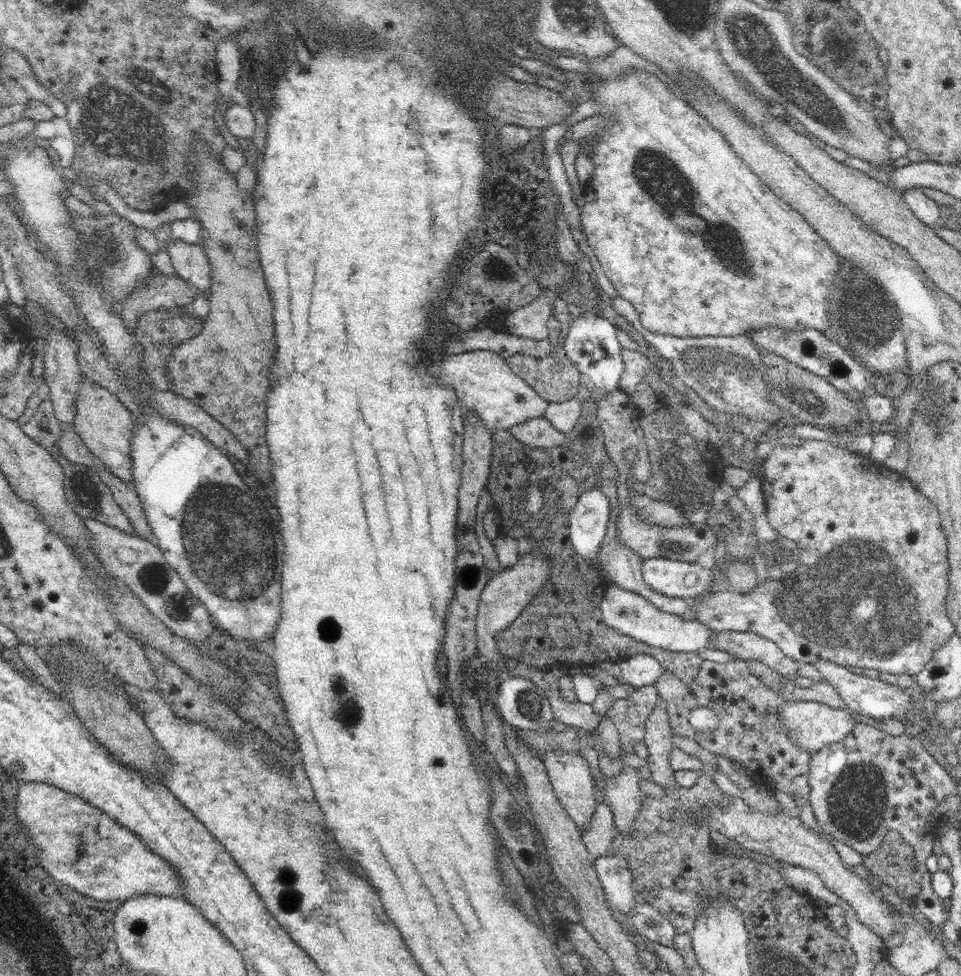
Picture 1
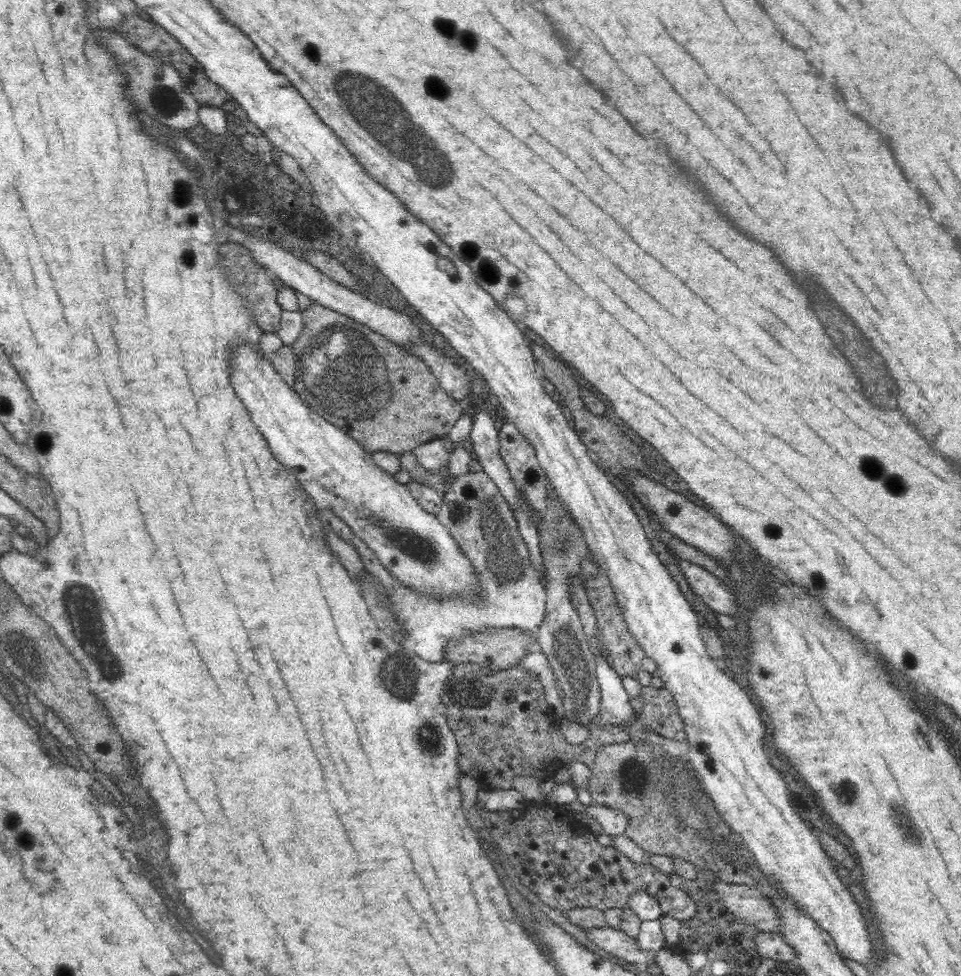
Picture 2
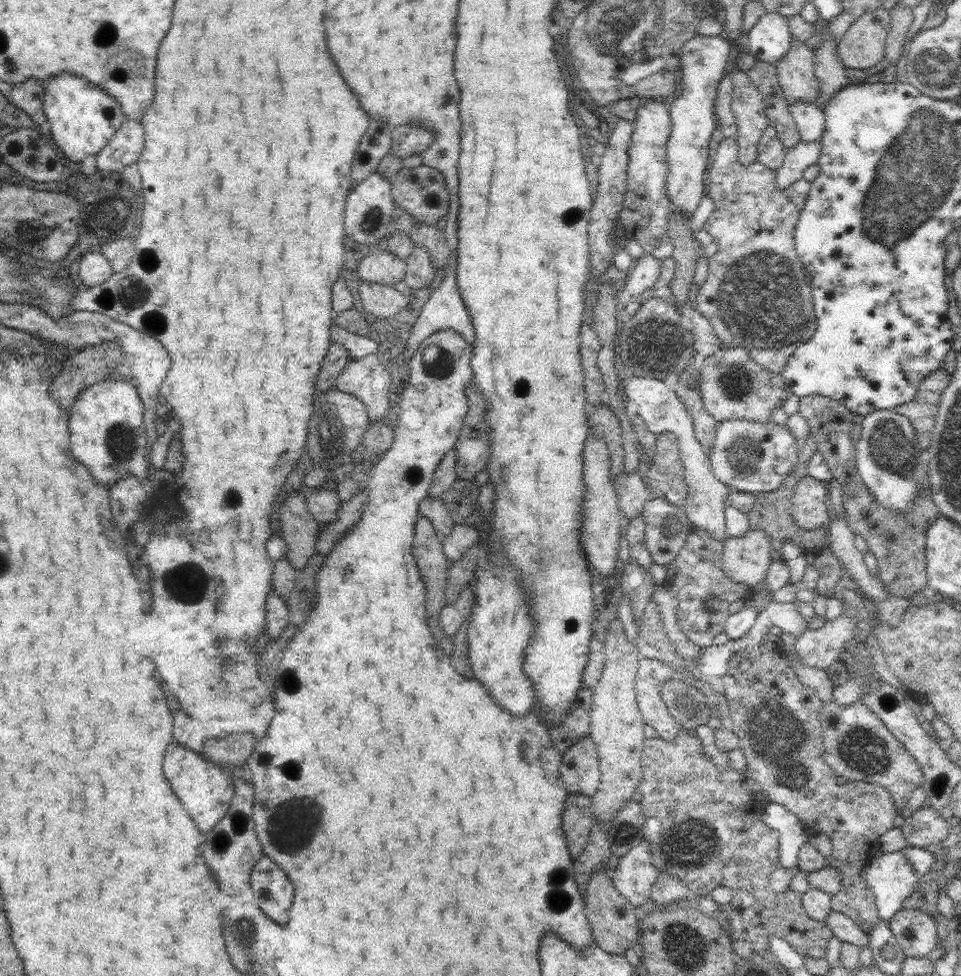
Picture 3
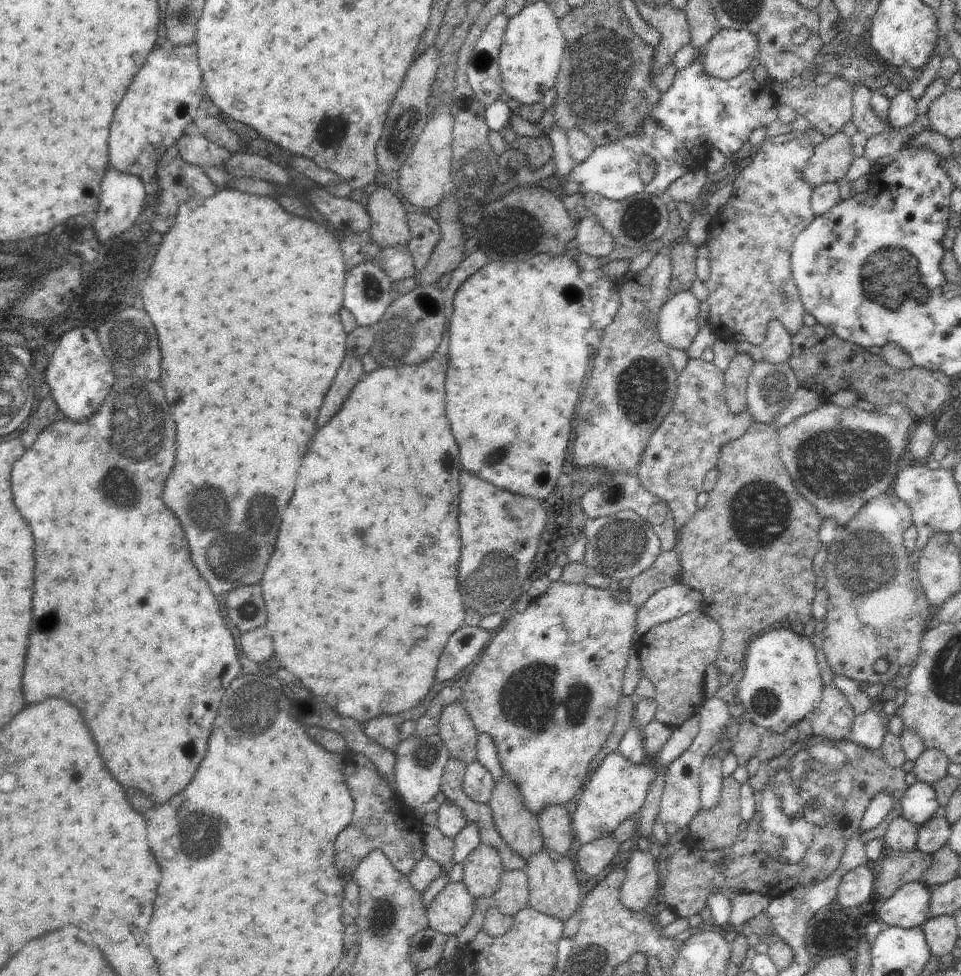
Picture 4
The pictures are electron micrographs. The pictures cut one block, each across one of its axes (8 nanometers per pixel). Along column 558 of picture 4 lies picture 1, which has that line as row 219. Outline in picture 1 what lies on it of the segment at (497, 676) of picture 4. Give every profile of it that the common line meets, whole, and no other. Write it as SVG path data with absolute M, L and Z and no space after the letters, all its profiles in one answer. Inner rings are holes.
M644 70L628 72L624 78L604 78L590 76L592 100L598 104L598 116L614 116L614 122L596 136L596 144L592 146L592 164L594 174L584 188L584 208L582 208L582 226L588 238L590 248L596 252L606 278L612 282L614 290L620 298L634 304L640 322L646 330L656 336L674 336L674 338L706 338L706 336L742 336L750 330L782 326L786 330L818 330L828 332L828 326L834 322L834 302L838 300L840 286L836 284L838 274L842 272L844 260L832 250L832 246L782 198L774 194L750 168L734 154L730 142L712 128L712 124L698 114L686 100L676 96L664 82L660 82L654 74Z

